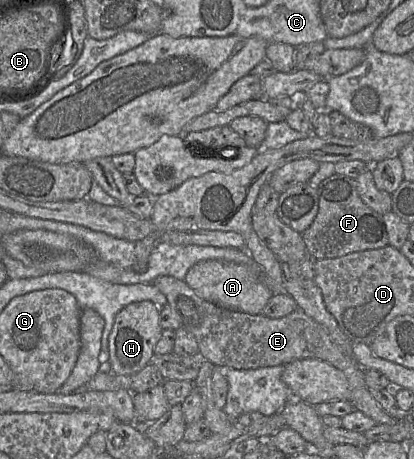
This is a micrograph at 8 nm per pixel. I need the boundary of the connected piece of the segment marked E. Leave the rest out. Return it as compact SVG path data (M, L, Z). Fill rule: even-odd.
M159 276L152 284L166 296L167 304L178 313L181 327L195 337L199 353L214 366L246 370L286 365L305 358L319 359L344 373L350 388L349 403L354 410L371 418L376 425L396 423L397 420L390 417L369 393L361 367L354 358L345 356L325 329L301 309L297 308L282 318L251 315L208 302L199 297L184 280L172 276Z

